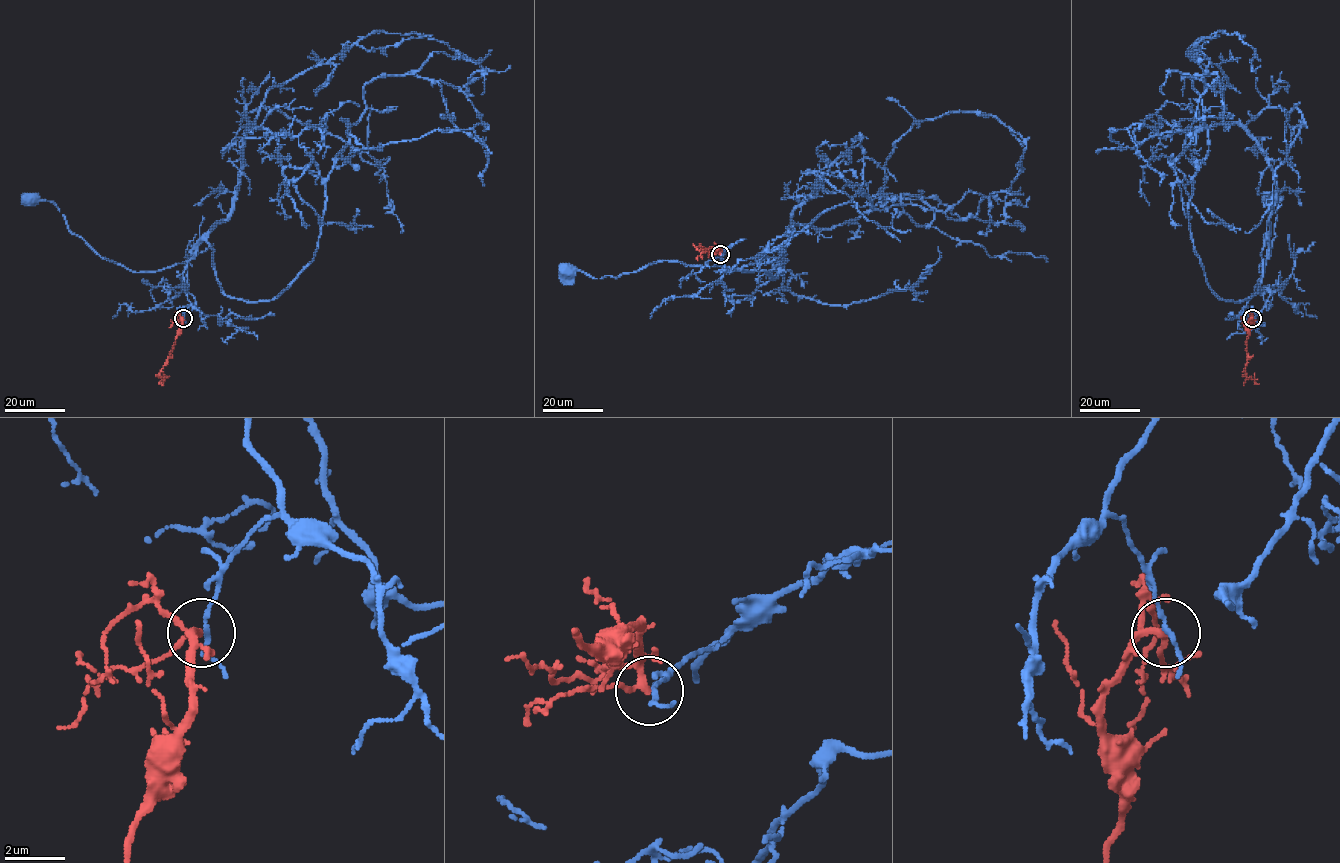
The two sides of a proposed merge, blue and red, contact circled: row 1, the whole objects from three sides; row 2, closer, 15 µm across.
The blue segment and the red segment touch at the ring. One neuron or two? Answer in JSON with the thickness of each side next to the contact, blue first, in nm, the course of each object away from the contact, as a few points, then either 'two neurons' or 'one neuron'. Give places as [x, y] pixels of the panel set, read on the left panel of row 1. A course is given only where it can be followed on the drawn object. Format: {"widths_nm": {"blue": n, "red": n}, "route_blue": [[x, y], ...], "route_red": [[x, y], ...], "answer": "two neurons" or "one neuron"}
{"widths_nm": {"blue": 130, "red": 170}, "route_blue": [[183, 318], [191, 305], [183, 287], [186, 262], [131, 271], [100, 257], [70, 230], [50, 201], [30, 195]], "route_red": [[183, 318], [180, 333], [159, 376], [165, 377], [160, 383]], "answer": "two neurons"}

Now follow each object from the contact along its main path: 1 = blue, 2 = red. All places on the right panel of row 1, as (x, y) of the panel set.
1: (1252, 318), (1246, 302), (1275, 237), (1277, 205), (1268, 200), (1271, 195)
2: (1252, 318), (1246, 324), (1248, 357), (1245, 369), (1248, 378), (1259, 383)

